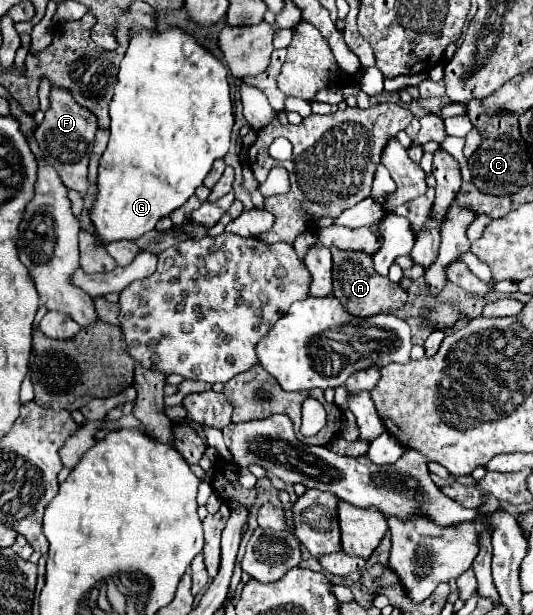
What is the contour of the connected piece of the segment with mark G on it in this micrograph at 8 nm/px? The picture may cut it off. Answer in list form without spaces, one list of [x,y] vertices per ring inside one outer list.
[[[140,27],[132,29],[132,41],[128,45],[128,51],[120,63],[120,71],[118,71],[118,83],[116,83],[116,91],[110,103],[110,141],[106,151],[100,157],[98,163],[98,177],[96,177],[96,199],[94,205],[90,207],[88,215],[90,221],[94,225],[94,235],[96,235],[96,245],[108,245],[112,241],[136,241],[138,237],[142,237],[144,233],[152,231],[156,227],[156,223],[162,217],[168,217],[174,209],[182,207],[190,195],[194,195],[196,187],[202,185],[204,177],[208,175],[208,171],[212,169],[212,163],[220,157],[226,155],[226,151],[230,149],[230,133],[234,127],[234,113],[232,113],[232,101],[230,101],[230,87],[228,87],[228,67],[218,61],[212,53],[208,53],[202,45],[198,45],[194,41],[194,37],[186,35],[180,29],[166,29],[166,31],[144,31]]]

